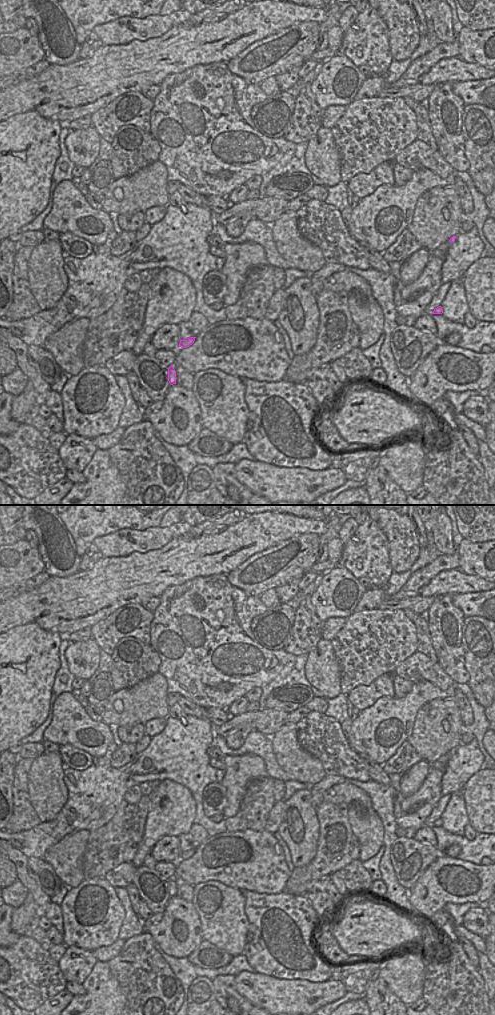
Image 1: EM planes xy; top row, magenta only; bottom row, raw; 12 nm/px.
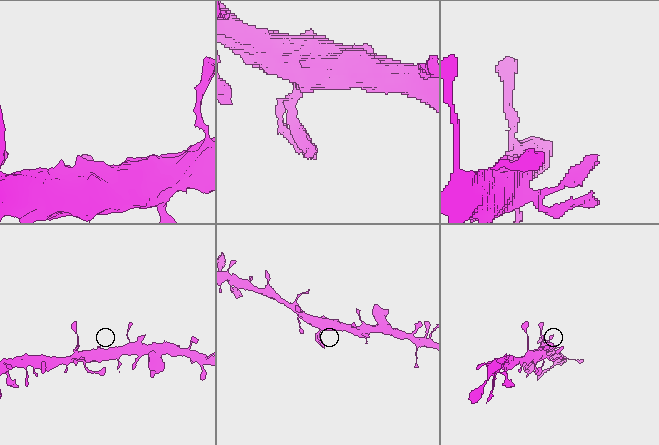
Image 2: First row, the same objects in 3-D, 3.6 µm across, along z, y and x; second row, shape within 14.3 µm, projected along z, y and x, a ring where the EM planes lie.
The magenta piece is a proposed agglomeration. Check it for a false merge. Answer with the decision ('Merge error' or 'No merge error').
Merge error.

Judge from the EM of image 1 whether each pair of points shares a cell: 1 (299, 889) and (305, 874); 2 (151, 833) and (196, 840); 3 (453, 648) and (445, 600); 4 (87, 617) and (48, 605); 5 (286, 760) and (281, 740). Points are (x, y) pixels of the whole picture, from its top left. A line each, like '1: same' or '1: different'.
1: different
2: different
3: same
4: same
5: same

